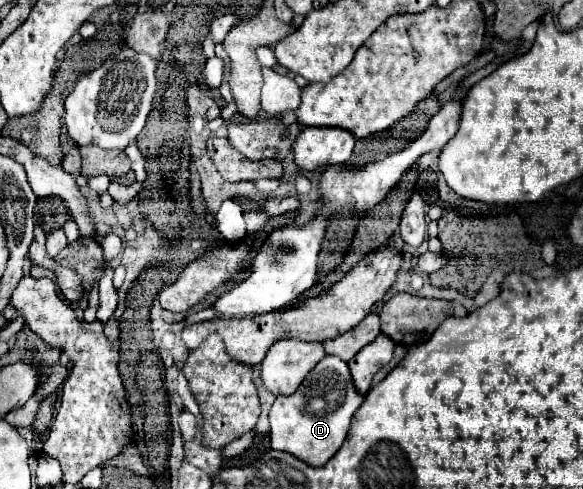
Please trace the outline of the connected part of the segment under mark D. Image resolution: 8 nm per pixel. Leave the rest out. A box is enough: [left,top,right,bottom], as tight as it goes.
[270,355,364,467]

